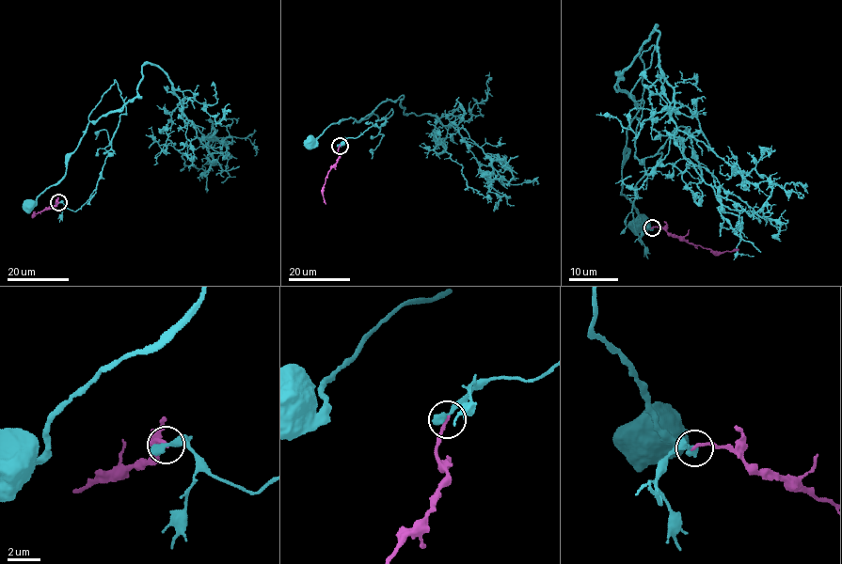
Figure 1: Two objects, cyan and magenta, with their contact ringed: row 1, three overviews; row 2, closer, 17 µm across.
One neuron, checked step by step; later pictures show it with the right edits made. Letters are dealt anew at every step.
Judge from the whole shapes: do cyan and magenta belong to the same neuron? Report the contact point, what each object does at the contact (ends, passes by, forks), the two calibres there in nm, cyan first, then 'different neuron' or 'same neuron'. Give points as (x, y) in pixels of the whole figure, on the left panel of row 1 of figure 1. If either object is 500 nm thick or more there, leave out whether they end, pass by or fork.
place (58, 202); calibres 550 and 190 nm; different neuron

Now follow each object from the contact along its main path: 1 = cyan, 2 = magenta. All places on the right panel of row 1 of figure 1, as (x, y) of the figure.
1: (652, 228), (642, 244), (643, 102), (631, 89), (654, 46), (622, 161), (639, 223)
2: (652, 228), (663, 227), (671, 234), (716, 253), (738, 249)

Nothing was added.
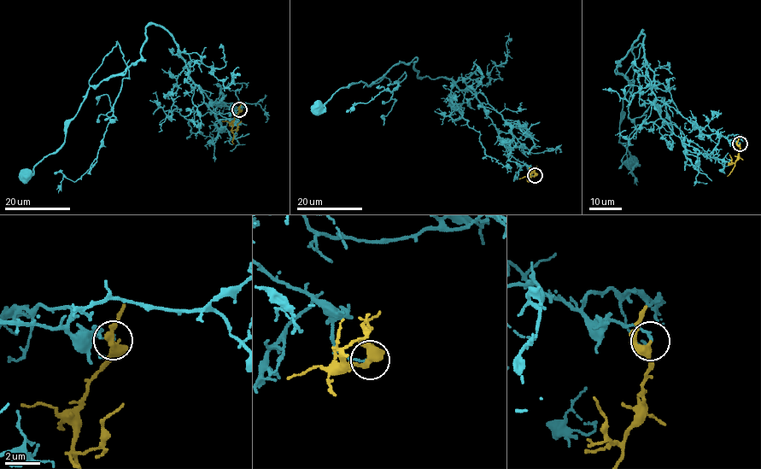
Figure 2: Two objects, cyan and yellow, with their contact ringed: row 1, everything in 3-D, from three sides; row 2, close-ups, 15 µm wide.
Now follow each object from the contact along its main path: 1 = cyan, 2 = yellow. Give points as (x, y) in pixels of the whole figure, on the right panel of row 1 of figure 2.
1: (740, 144), (708, 126), (694, 126), (656, 98), (641, 30), (617, 70), (631, 83), (619, 141), (631, 161)
2: (740, 144), (738, 159), (734, 163), (729, 154)

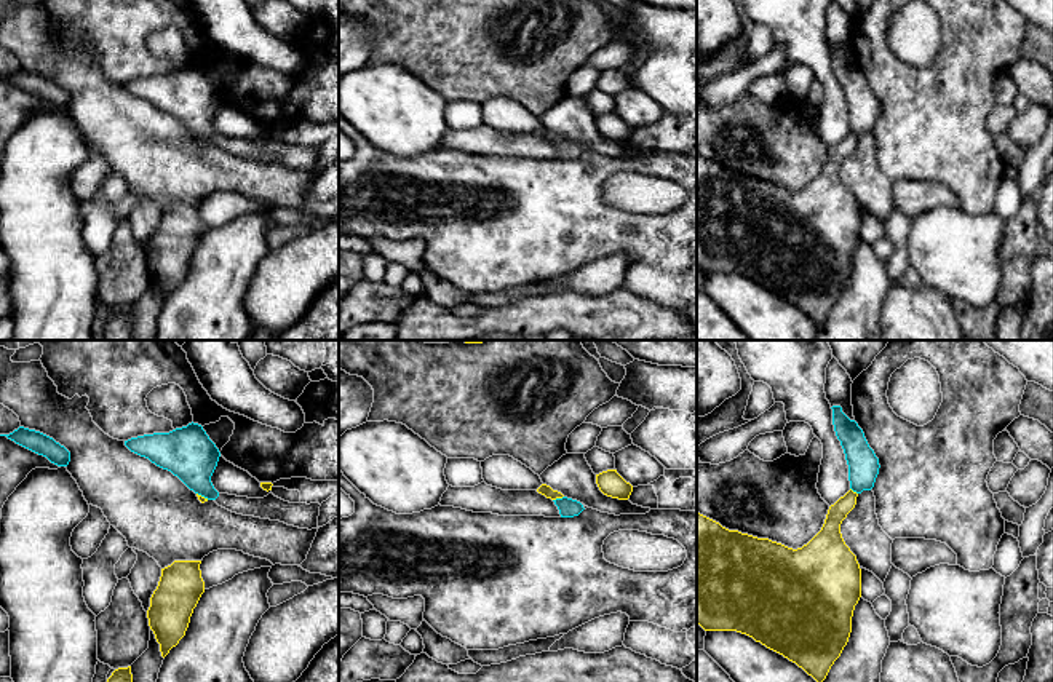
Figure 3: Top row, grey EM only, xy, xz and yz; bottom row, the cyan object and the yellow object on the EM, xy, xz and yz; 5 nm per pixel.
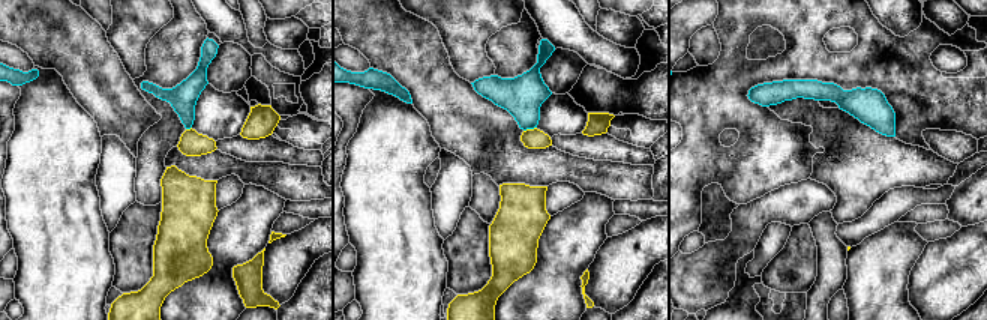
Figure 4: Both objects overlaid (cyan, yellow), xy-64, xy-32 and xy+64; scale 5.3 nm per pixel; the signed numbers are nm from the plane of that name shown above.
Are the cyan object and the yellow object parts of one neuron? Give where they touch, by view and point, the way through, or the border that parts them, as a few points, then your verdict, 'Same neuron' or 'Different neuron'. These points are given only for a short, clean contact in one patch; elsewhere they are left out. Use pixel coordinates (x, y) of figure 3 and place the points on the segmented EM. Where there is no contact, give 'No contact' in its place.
Touches cyan at xz (558, 499). Boundary: xz (563, 495), (553, 500). Different neuron

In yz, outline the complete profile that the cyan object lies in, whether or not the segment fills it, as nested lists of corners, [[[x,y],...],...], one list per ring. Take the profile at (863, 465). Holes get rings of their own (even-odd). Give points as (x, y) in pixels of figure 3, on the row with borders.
[[[832,406],[832,425],[848,465],[850,489],[856,494],[871,490],[879,474],[879,458],[869,447],[863,430],[850,420],[840,406]]]

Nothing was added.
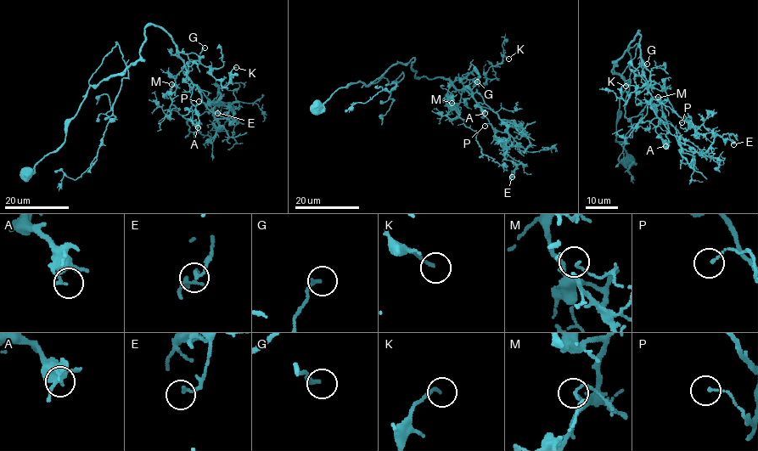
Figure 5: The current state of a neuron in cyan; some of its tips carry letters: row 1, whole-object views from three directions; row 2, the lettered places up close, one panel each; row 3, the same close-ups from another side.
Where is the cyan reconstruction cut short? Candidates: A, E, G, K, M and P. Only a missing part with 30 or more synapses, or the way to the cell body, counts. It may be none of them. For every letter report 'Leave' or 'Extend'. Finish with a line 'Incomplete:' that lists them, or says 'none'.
A: Leave
E: Leave
G: Leave
K: Leave
M: Leave
P: Leave
Incomplete: none

